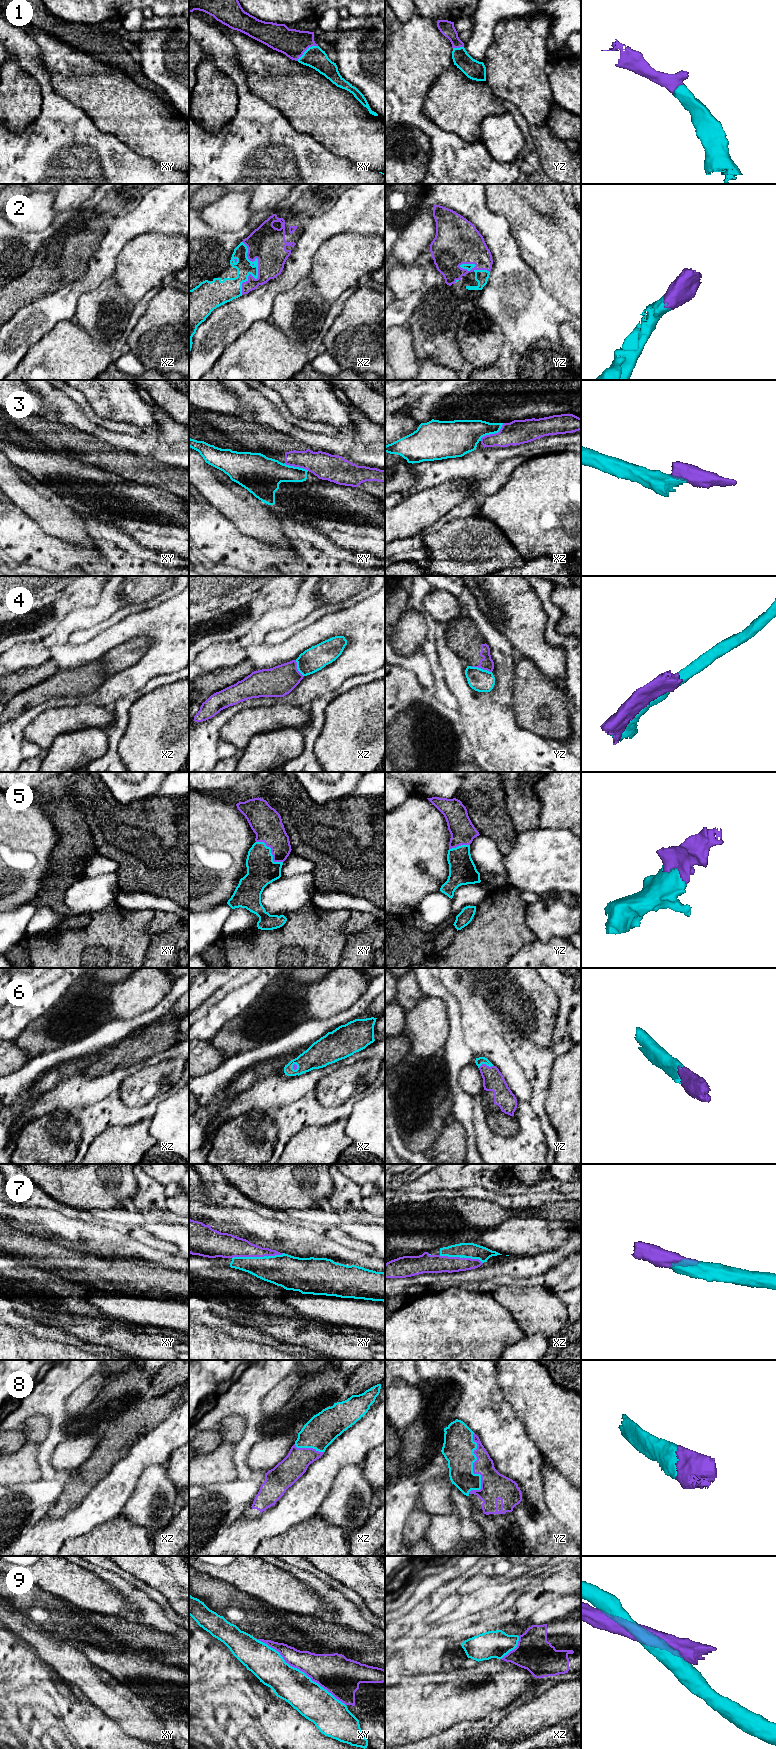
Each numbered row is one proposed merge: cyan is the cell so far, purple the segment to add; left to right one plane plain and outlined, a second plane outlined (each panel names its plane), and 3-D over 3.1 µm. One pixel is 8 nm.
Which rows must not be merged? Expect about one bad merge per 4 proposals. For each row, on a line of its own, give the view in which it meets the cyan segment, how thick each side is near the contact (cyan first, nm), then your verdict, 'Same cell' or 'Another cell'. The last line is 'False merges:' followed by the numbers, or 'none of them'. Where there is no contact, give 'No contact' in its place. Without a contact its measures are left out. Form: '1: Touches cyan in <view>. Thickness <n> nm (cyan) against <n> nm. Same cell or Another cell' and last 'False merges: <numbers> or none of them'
1: Touches cyan in xy. Thickness 170 nm (cyan) against 220 nm. Same cell
2: Touches cyan in xz. Thickness 160 nm (cyan) against 280 nm. Same cell
3: Touches cyan in xz. Thickness 280 nm (cyan) against 200 nm. Another cell
4: Touches cyan in yz. Thickness 180 nm (cyan) against 100 nm. Another cell
5: Touches cyan in xy. Thickness 240 nm (cyan) against 240 nm. Same cell
6: Touches cyan in yz. Thickness 70 nm (cyan) against 170 nm. Same cell
7: Touches cyan in xy. Thickness 260 nm (cyan) against 190 nm. Same cell
8: Touches cyan in yz. Thickness 260 nm (cyan) against 220 nm. Same cell
9: Touches cyan in xy. Thickness 280 nm (cyan) against 280 nm. Another cell
False merges: 3, 4, 9

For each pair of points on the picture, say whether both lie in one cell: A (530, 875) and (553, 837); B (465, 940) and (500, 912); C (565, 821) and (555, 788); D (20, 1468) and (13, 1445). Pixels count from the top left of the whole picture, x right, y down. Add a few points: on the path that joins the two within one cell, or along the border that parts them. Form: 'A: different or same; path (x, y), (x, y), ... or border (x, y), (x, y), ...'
A: same; path (539, 866), (553, 852), (553, 846)
B: same; path (474, 938), (491, 921)
C: same; path (565, 813), (565, 798), (563, 796)
D: different; border (26, 1442), (10, 1454)

